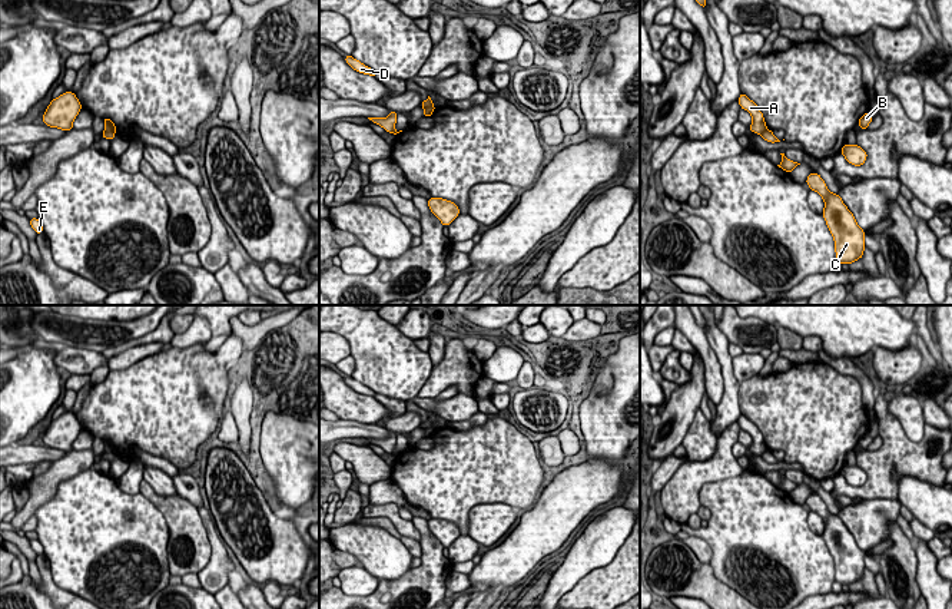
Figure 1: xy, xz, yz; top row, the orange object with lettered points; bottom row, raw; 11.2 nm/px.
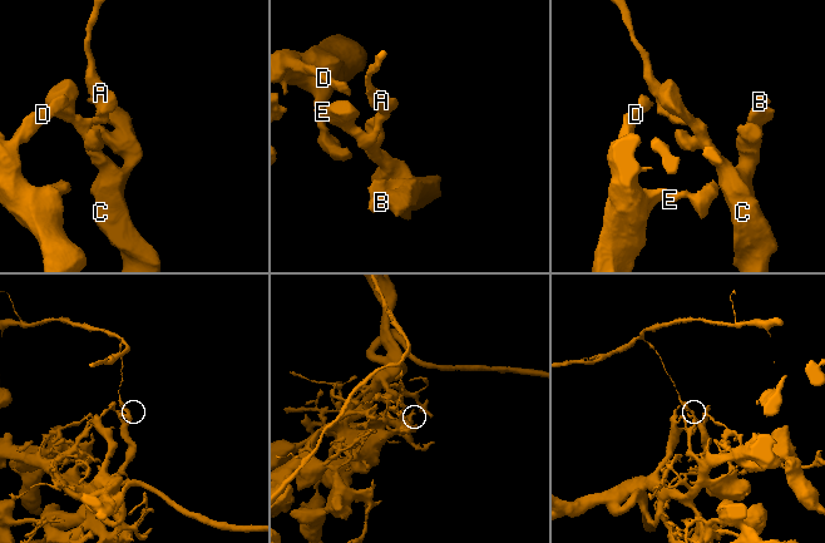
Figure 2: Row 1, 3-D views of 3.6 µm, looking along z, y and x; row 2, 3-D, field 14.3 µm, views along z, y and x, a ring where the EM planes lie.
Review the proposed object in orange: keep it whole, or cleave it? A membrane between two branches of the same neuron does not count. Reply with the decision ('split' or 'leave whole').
split

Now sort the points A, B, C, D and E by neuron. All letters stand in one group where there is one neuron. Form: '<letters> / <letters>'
A / B C D E

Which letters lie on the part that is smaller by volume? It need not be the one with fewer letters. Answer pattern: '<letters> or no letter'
A

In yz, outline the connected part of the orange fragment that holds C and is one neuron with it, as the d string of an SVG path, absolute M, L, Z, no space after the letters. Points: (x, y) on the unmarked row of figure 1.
M812 493L806 504L817 513L825 522L822 533L826 546L835 562L836 582L852 585L863 577L865 552L859 549L853 534L843 524L842 519L832 514L819 494Z

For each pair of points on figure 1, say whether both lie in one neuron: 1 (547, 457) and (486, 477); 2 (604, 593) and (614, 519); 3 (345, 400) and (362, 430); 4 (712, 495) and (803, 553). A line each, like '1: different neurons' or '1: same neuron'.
1: different neurons
2: different neurons
3: different neurons
4: same neuron

